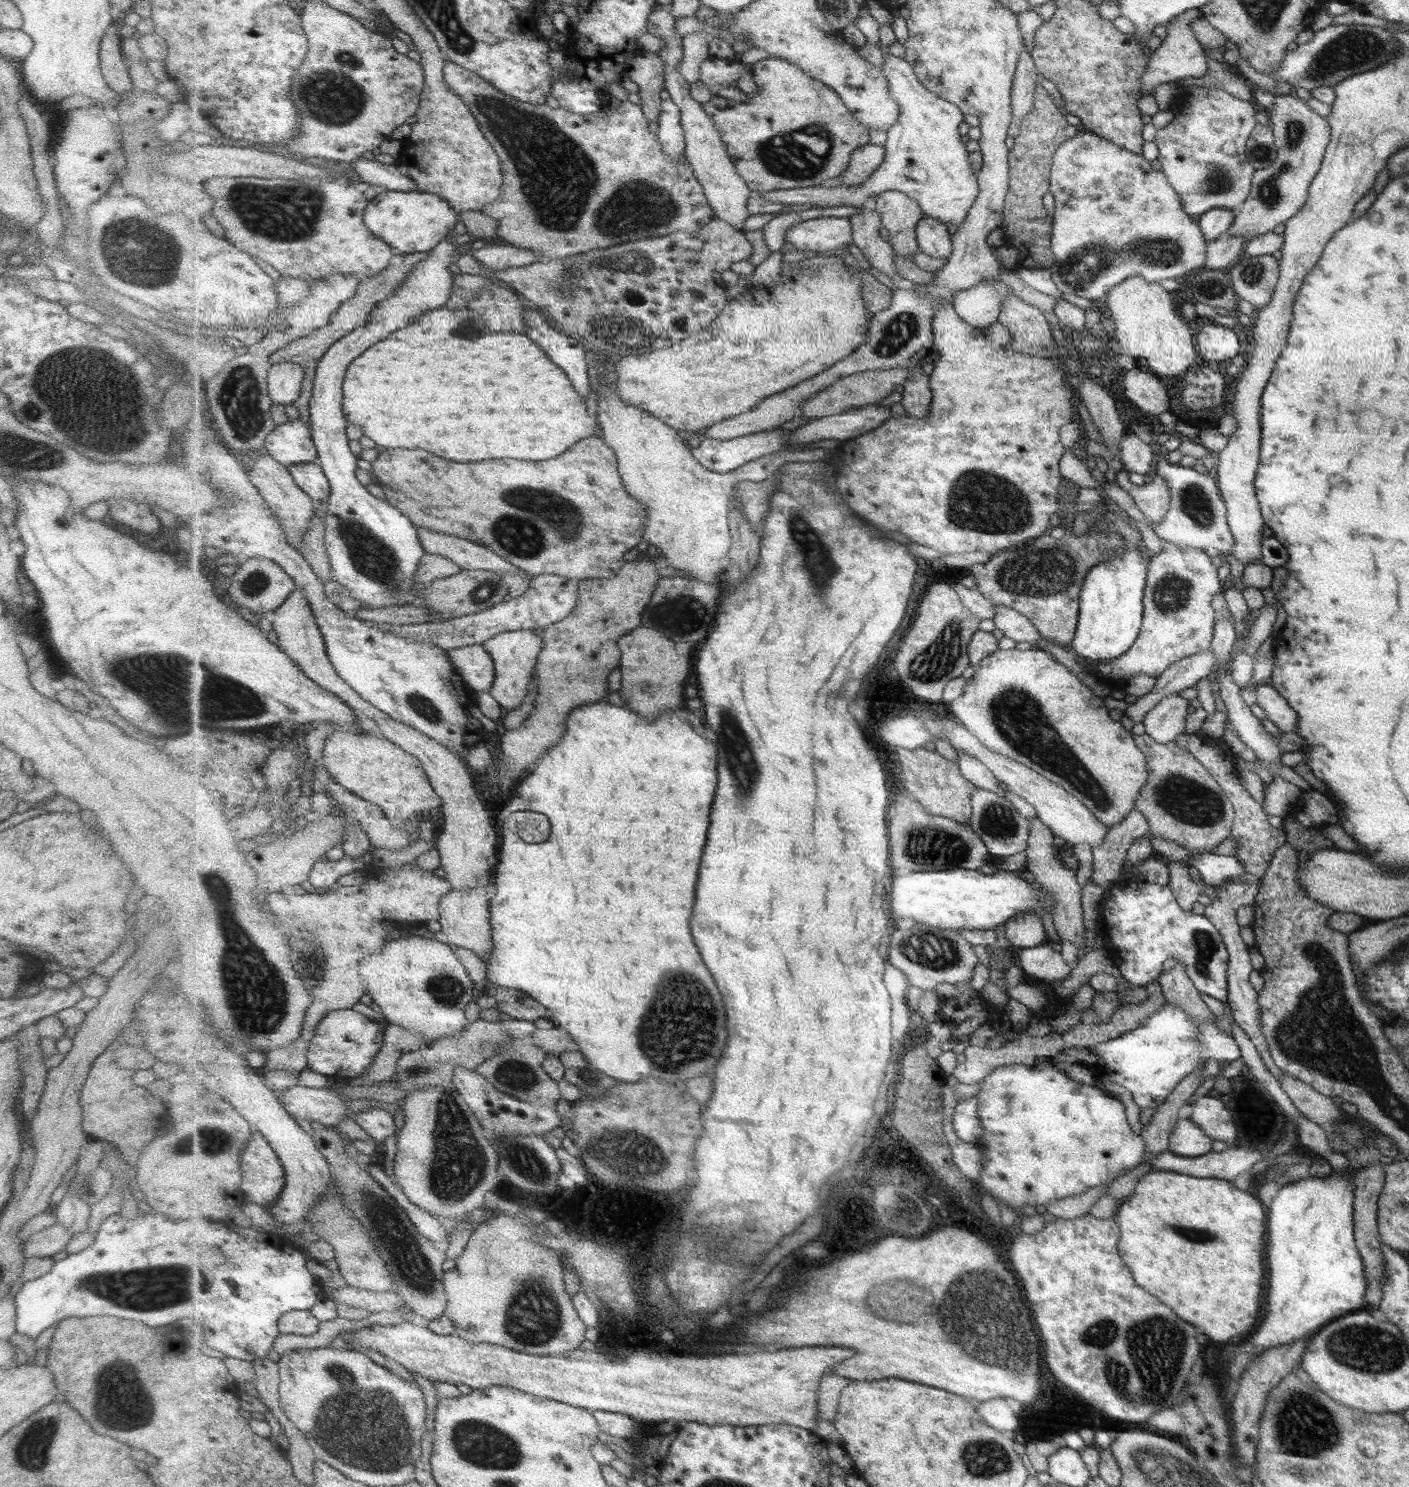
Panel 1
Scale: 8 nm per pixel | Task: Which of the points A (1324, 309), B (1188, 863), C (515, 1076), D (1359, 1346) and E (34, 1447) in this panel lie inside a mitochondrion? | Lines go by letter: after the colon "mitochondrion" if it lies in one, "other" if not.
A: other
B: other
C: mitochondrion
D: mitochondrion
E: mitochondrion

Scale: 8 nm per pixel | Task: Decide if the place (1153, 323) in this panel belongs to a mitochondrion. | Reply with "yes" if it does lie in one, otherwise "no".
no

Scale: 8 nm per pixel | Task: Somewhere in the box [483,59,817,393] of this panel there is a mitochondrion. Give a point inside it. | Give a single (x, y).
(568, 273)

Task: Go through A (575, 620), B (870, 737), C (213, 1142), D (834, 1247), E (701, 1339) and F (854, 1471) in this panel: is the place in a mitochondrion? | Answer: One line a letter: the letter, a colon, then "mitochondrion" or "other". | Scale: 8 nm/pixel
A: other
B: other
C: mitochondrion
D: other
E: other
F: other

